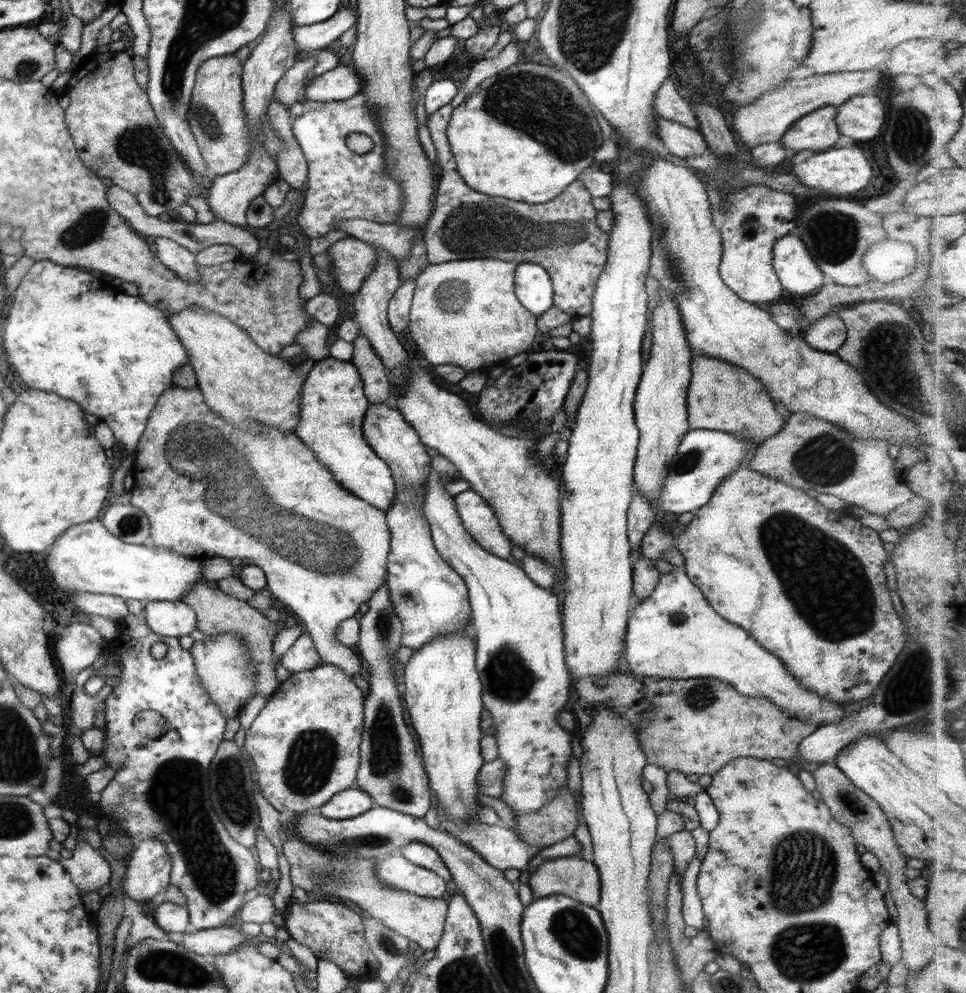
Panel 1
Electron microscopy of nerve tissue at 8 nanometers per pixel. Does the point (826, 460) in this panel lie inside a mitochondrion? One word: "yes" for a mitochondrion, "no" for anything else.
yes

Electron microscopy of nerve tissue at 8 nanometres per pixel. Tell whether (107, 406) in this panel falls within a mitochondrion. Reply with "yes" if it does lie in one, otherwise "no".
no

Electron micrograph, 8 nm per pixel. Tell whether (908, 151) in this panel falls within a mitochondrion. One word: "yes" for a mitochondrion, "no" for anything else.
yes

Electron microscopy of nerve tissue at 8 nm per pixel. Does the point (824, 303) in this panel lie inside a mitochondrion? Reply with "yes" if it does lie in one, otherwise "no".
no

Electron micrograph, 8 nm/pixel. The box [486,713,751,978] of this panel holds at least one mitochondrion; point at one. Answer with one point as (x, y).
(573, 928)

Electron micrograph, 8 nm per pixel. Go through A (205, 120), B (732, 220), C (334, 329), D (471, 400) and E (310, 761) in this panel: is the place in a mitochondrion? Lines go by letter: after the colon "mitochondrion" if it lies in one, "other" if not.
A: mitochondrion
B: other
C: other
D: other
E: mitochondrion

